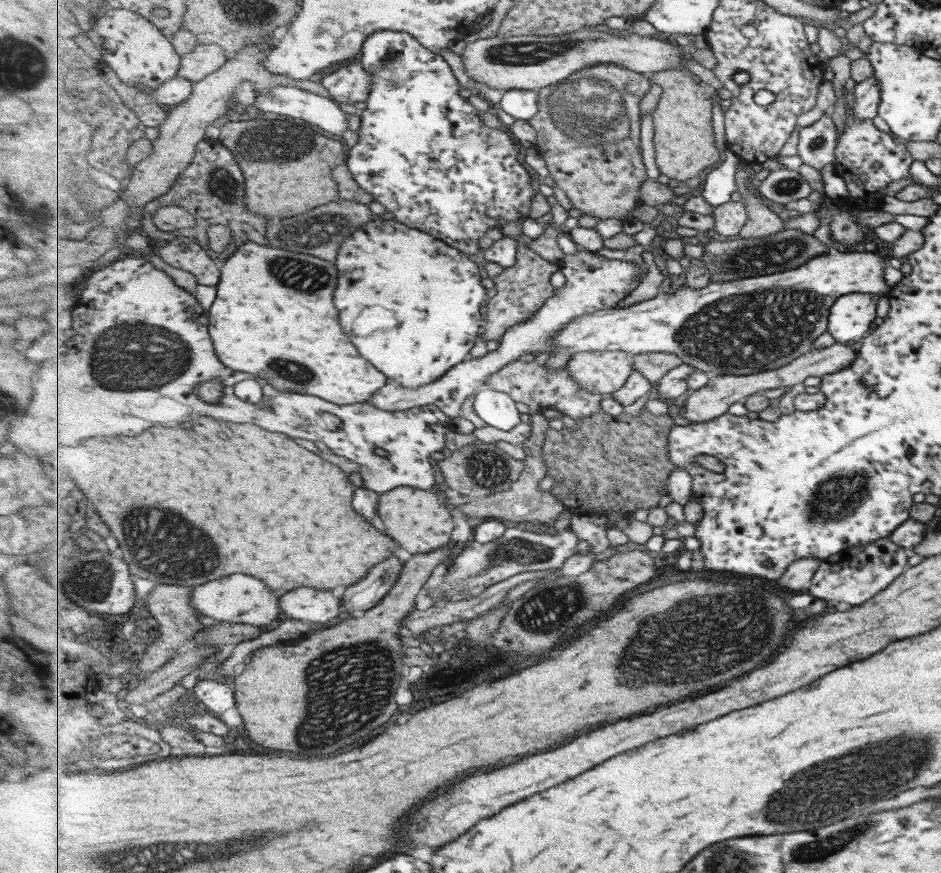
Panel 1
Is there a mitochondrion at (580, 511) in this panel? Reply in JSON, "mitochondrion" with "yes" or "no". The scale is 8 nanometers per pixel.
{"mitochondrion":"no"}

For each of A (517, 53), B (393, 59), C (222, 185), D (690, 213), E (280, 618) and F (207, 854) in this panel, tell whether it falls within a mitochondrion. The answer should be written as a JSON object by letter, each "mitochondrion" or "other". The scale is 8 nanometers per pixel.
{"A":"mitochondrion","B":"mitochondrion","C":"mitochondrion","D":"other","E":"other","F":"mitochondrion"}

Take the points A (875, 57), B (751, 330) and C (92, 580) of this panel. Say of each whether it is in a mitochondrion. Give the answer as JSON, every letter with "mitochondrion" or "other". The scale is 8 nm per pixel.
{"A":"other","B":"mitochondrion","C":"mitochondrion"}

